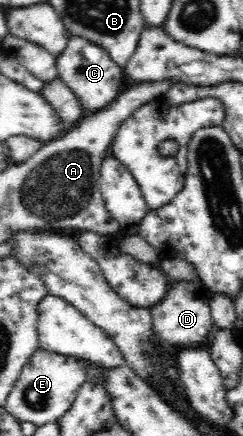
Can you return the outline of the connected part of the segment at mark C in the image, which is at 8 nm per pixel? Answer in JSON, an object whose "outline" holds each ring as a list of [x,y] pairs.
{"outline":[[[71,35],[66,48],[56,55],[56,68],[58,79],[74,93],[82,105],[82,111],[88,110],[90,114],[101,111],[115,100],[125,77],[123,68],[110,59],[104,48],[76,35]]]}

